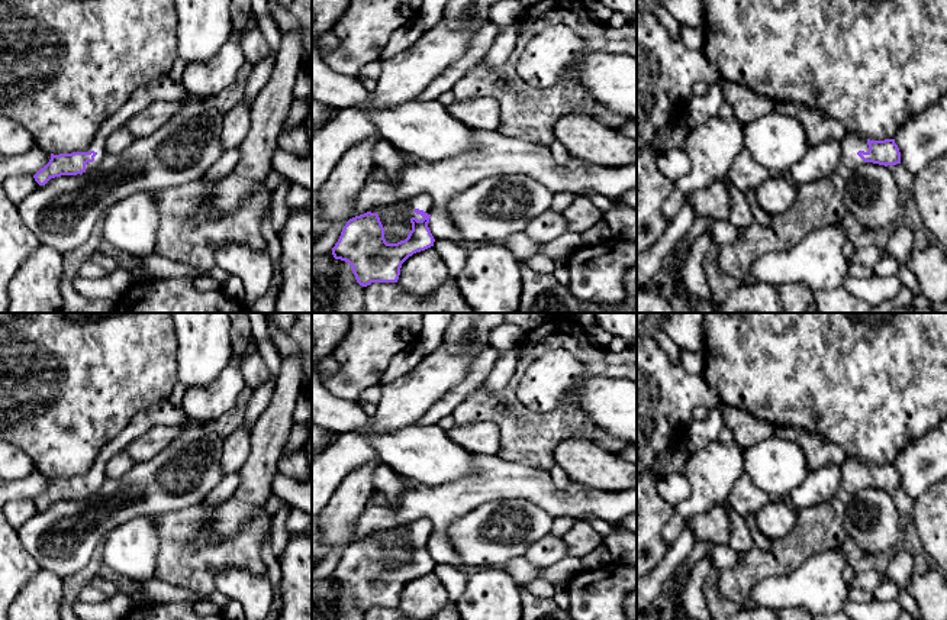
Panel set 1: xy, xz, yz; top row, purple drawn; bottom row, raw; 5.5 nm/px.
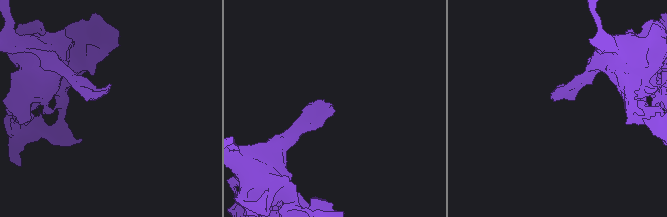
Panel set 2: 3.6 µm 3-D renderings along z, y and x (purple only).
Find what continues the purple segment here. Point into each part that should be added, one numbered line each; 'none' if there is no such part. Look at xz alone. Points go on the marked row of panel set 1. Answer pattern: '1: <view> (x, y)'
1: xz (424, 202)

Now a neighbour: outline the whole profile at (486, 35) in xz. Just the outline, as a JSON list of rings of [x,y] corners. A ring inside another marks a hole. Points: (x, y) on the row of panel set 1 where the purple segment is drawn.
[[[487,20],[477,30],[473,45],[467,49],[467,52],[435,77],[418,99],[437,100],[442,93],[451,91],[460,78],[484,59],[499,32],[500,29]]]

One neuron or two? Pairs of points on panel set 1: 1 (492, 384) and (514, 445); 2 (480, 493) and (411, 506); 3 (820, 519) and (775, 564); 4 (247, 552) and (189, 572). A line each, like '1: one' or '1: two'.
1: two
2: one
3: one
4: one

